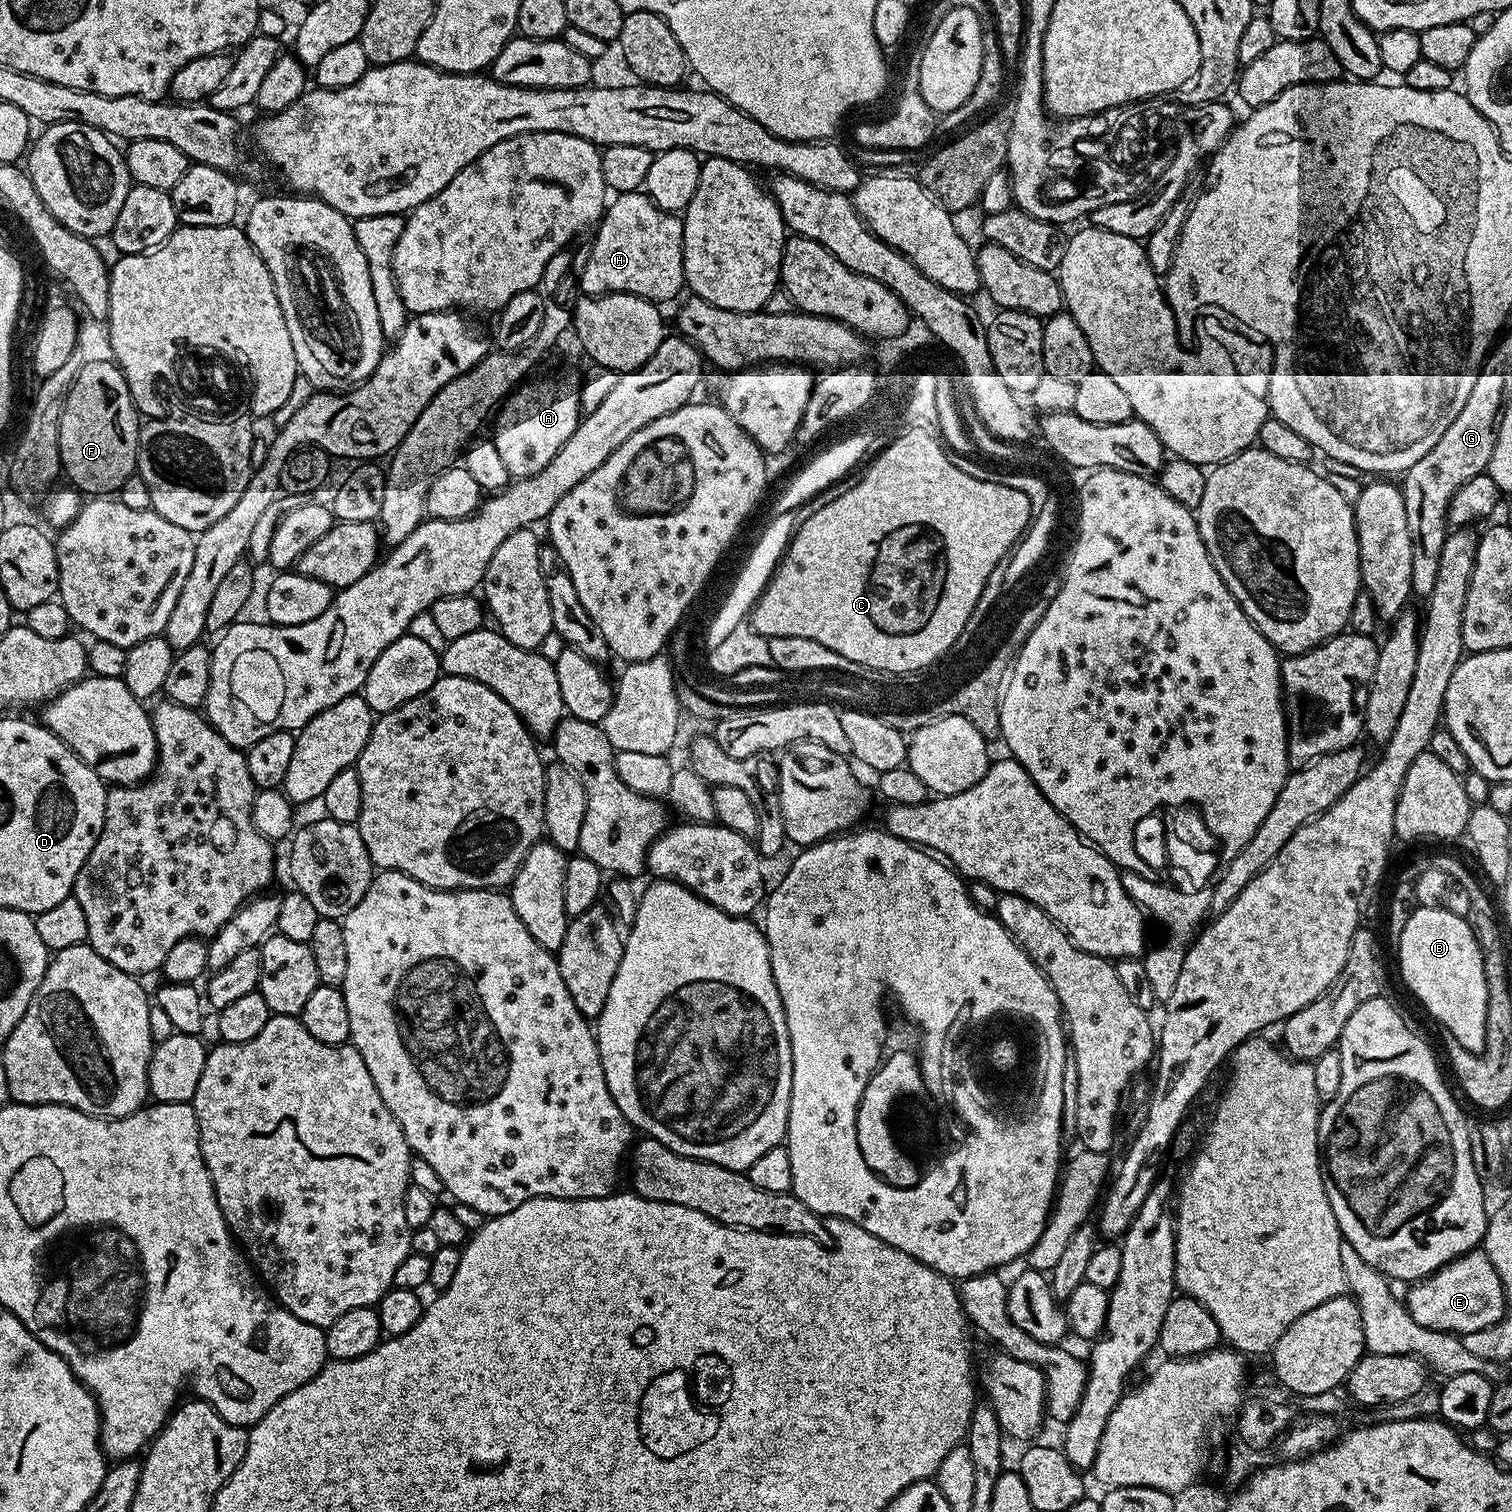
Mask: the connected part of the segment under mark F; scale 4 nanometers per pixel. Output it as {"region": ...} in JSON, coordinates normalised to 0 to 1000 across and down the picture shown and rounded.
{"region":[[[73,237],[61,238],[55,241],[52,247],[52,250],[49,253],[48,259],[45,260],[45,265],[42,267],[42,273],[40,275],[40,306],[41,308],[41,312],[43,315],[46,315],[47,319],[50,321],[54,326],[58,327],[74,327],[76,326],[81,321],[81,319],[83,319],[83,316],[86,316],[90,312],[90,293],[93,289],[93,284],[94,282],[93,276],[90,272],[90,267],[87,265],[87,261],[85,257],[83,250],[79,247],[79,243]]]}

